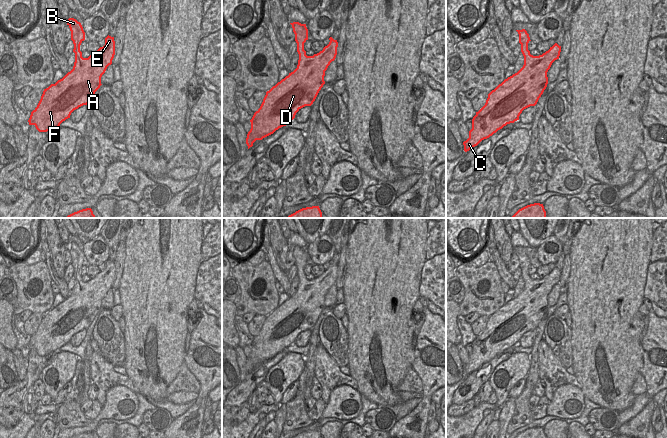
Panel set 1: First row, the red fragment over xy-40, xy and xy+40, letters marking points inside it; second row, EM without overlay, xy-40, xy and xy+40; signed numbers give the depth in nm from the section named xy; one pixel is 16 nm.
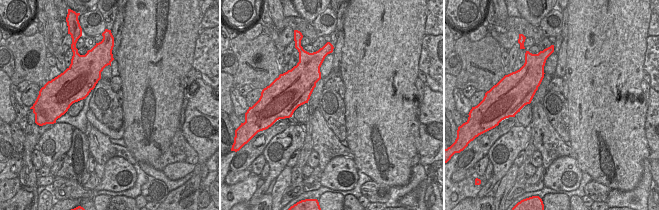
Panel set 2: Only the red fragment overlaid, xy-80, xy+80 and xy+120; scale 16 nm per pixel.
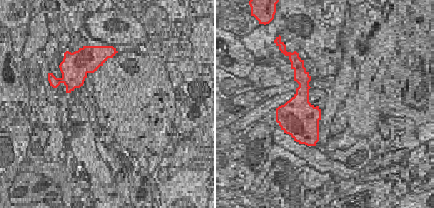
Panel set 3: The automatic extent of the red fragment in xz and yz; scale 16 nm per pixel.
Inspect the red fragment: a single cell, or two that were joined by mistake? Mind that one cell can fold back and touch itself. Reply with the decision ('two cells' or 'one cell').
one cell

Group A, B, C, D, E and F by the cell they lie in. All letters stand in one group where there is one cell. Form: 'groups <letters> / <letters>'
groups A B C D E F

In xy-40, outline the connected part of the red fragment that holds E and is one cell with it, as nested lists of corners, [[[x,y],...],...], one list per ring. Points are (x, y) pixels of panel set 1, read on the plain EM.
[[[69,242],[67,249],[71,255],[71,264],[74,268],[75,286],[73,293],[55,308],[51,308],[44,313],[37,331],[31,336],[28,344],[29,349],[34,349],[39,356],[54,355],[60,351],[60,348],[70,342],[71,337],[83,329],[87,329],[95,316],[100,312],[101,301],[107,291],[112,288],[115,279],[114,261],[107,260],[105,269],[100,271],[94,278],[88,282],[82,281],[80,269],[85,264],[85,256],[80,246],[74,242]]]

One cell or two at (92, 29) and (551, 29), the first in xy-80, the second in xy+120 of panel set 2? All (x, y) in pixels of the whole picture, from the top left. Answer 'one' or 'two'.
one

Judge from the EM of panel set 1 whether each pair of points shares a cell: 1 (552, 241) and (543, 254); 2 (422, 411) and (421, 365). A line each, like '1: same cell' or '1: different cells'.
1: same cell
2: same cell

